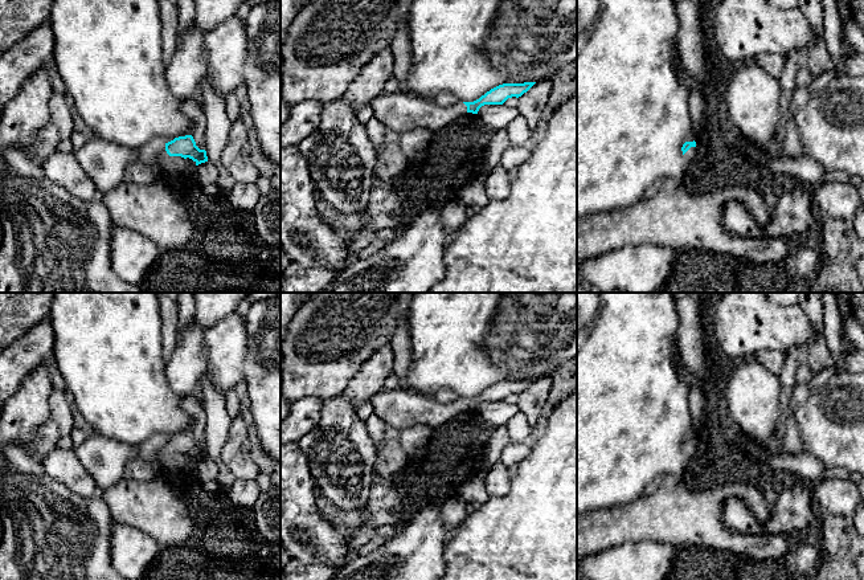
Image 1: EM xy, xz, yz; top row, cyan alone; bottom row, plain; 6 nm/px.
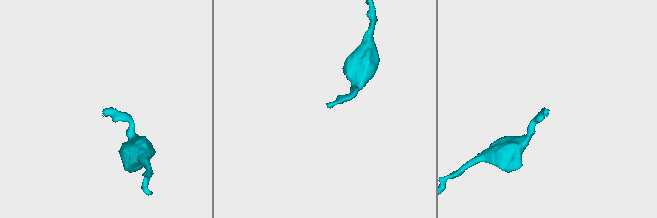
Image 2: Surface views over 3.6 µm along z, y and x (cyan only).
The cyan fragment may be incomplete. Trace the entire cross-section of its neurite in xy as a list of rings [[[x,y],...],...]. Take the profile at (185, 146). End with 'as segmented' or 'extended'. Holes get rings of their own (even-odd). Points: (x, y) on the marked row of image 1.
[[[192,135],[179,136],[165,143],[165,148],[156,158],[156,166],[161,167],[167,156],[189,158],[196,166],[208,162],[206,151],[196,146]]]; extended

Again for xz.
[[[503,83],[491,89],[474,102],[459,101],[449,107],[404,91],[381,94],[373,99],[370,106],[374,117],[385,128],[390,128],[398,134],[414,128],[429,128],[434,132],[466,113],[478,114],[479,109],[484,105],[503,105],[508,98],[519,98],[535,83]]]; extended

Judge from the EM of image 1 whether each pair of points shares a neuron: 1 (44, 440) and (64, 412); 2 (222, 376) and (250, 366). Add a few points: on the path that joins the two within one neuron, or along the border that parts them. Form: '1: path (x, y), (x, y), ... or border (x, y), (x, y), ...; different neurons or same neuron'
1: path (49, 433), (60, 423), (60, 419); same neuron
2: border (248, 338), (244, 379); different neurons

